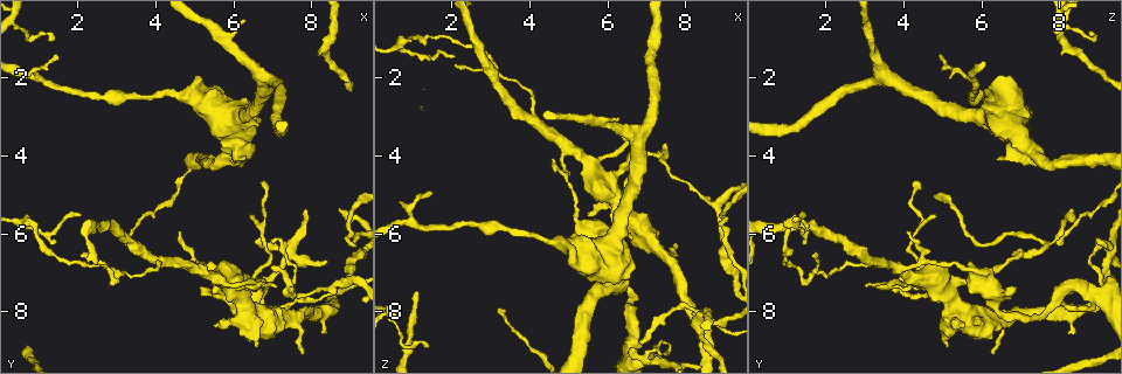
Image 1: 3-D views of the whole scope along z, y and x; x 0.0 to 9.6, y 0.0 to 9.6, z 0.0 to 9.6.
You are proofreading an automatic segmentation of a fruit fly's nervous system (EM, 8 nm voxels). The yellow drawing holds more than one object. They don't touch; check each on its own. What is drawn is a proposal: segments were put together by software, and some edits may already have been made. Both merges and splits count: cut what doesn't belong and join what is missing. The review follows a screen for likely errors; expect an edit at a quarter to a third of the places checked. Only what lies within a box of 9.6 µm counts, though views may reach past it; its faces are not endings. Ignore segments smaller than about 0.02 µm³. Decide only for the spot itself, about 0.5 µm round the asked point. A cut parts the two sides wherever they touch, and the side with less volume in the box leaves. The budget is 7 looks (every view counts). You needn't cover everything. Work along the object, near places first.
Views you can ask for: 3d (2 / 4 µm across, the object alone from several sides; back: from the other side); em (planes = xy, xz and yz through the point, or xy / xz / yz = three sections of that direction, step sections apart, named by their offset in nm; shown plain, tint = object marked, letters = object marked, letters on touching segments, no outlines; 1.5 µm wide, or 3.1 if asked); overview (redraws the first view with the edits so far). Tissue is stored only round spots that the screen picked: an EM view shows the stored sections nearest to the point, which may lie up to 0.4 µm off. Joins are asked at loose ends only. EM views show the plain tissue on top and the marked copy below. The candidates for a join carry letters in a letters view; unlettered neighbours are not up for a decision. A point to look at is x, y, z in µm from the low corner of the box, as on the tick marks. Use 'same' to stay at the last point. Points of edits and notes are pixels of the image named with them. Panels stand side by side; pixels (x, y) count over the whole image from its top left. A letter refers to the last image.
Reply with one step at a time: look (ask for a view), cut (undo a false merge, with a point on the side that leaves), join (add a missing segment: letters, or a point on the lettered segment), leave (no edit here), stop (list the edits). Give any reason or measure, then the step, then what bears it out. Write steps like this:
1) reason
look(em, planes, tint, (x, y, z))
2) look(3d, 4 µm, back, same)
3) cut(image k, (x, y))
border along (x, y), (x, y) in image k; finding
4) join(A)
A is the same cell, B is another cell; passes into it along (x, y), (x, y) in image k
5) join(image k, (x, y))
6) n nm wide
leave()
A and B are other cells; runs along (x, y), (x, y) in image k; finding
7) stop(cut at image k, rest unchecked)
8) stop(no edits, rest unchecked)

look(3d, 4 µm, (8.65, 5.30, 8.30))

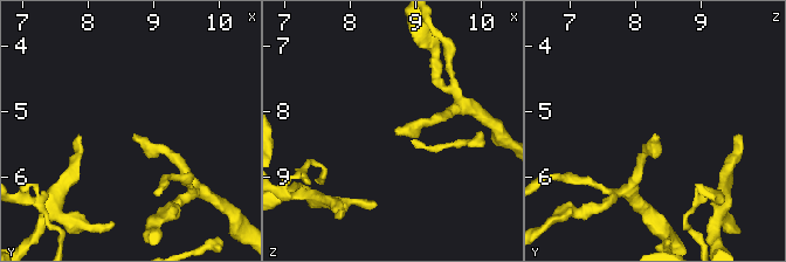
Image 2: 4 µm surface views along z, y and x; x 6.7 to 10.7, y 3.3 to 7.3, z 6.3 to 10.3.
now the EM
look(em, planes, letters, (8.70, 5.30, 8.30))

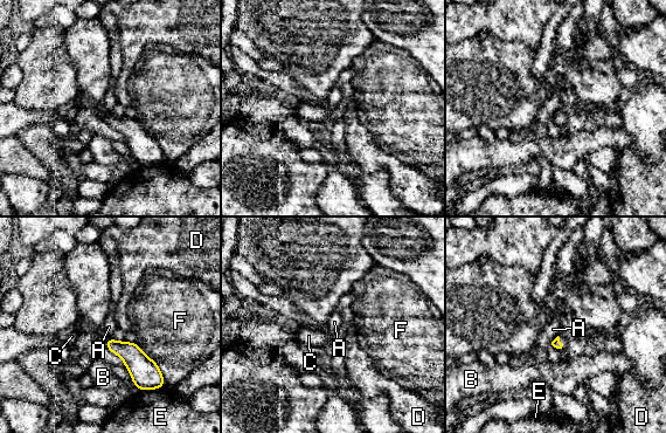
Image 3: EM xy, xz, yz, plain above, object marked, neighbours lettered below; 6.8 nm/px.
F touches over 200 nm
join(C)
C is the same cell, A, B, D, E and F are other cells; passes into it along (555, 343), (560, 342), (563, 337) in image 3; it goes on there

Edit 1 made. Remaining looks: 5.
see it whole again
look(overview)

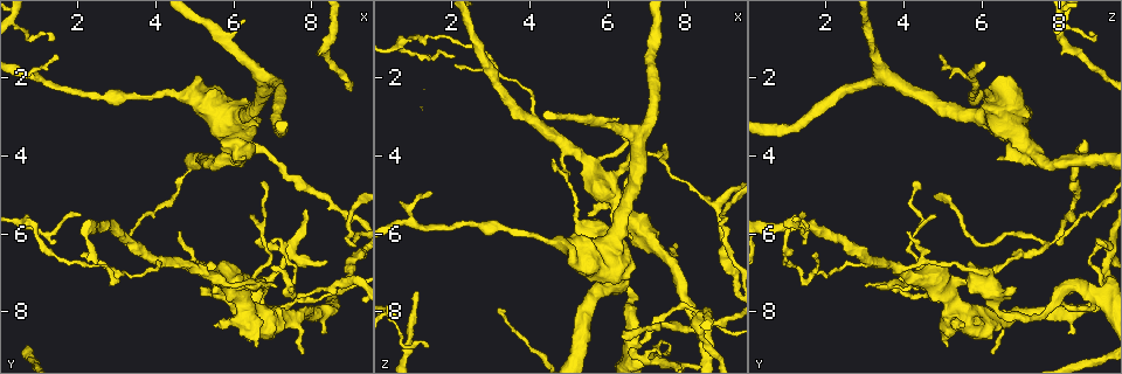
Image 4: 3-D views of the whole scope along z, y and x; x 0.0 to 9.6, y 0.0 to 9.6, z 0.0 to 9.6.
thin end
look(em, planes, letters, (6.35, 3.55, 8.60))

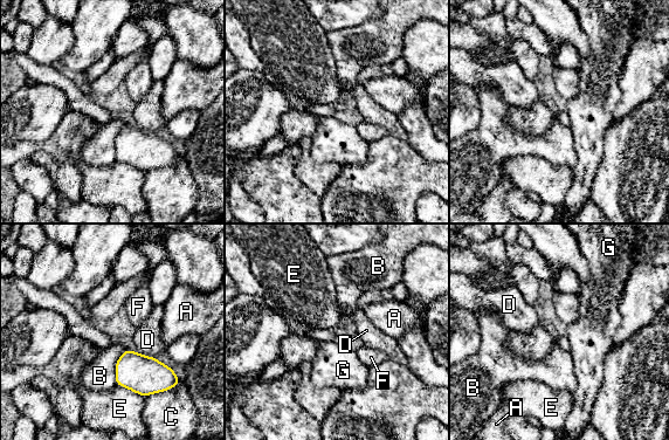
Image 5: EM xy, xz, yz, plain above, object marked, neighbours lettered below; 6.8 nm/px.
leave()
A, B, C, D, E, F and G are other cells; border along (126, 349), (116, 363), (115, 384) in image 5; none of them fits

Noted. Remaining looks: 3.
abrupt turn
look(3d, 4 µm, (9.00, 6.25, 5.90))

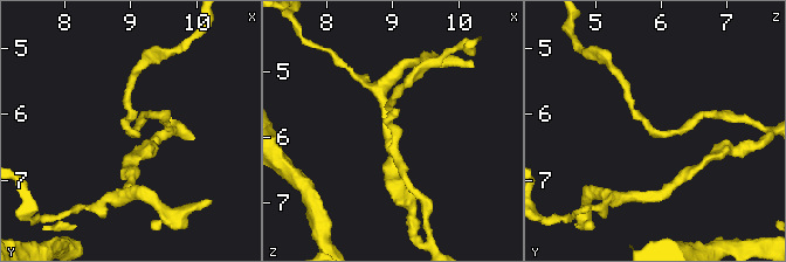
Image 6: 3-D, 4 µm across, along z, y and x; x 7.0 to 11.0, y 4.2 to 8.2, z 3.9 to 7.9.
look(em, planes, letters, (9.00, 6.30, 5.90))

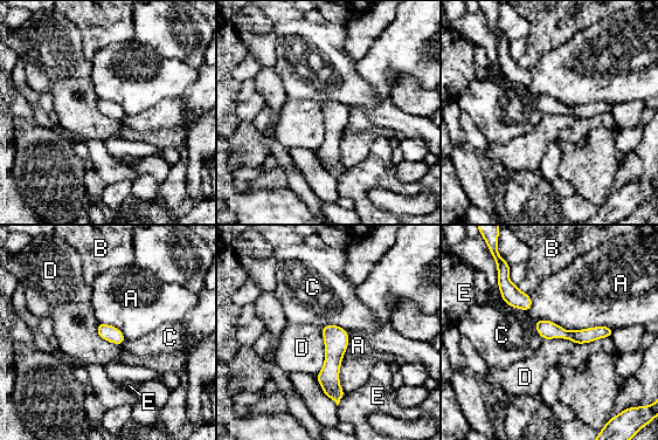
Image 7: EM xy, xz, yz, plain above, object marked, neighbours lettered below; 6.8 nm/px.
leave()
A, B, C, D and E are other cells; runs along (538, 323), (567, 335), (609, 330) in image 7; continuous, no second neuron

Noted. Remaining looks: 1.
stop(join at image 3, rest unchecked)

